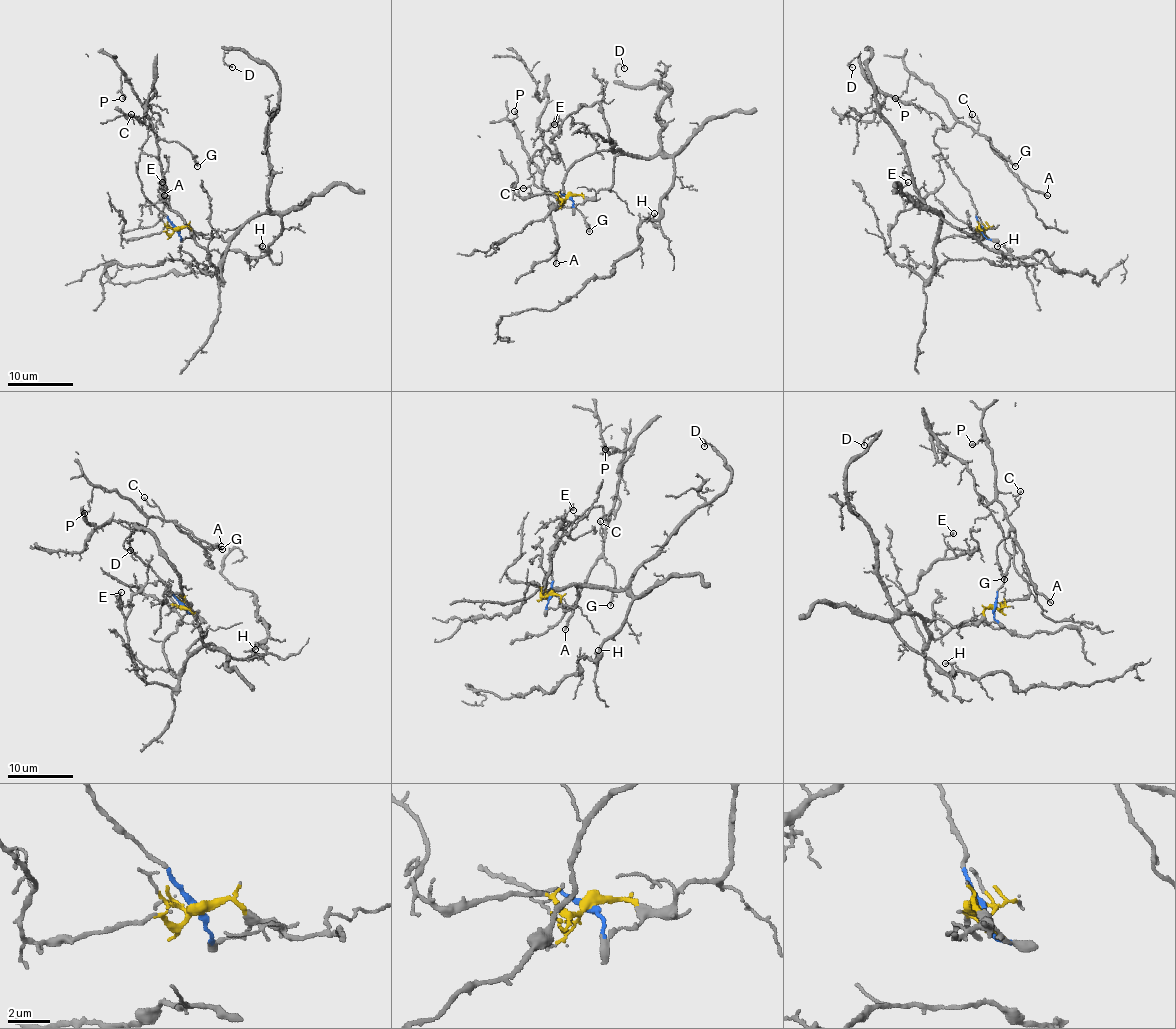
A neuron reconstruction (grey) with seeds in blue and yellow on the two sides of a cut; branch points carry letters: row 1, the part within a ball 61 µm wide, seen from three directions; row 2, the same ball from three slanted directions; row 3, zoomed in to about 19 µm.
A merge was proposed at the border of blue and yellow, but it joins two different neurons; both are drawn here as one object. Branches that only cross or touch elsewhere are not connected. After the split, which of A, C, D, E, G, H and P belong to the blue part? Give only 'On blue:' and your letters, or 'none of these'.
On blue: A, C, G, P

